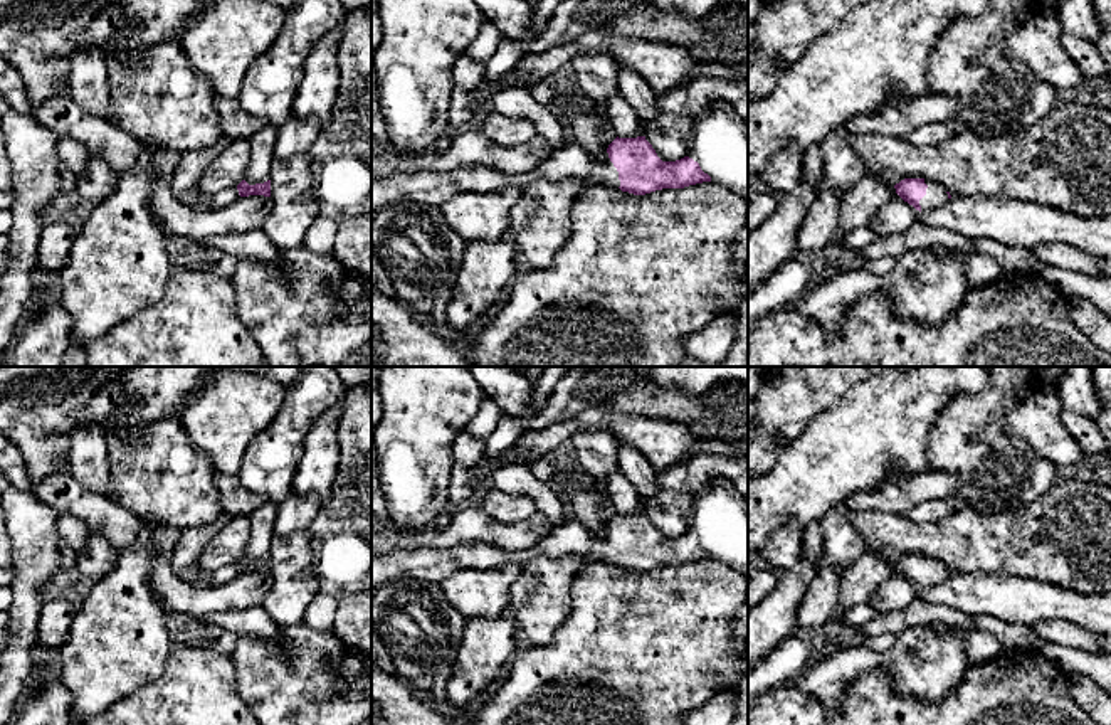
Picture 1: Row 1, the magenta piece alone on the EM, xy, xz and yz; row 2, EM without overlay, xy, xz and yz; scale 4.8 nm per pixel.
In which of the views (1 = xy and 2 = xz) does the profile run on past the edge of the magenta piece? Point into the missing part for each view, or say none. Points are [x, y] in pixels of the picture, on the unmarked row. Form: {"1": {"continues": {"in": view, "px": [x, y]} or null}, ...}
{"1": {"continues": null}, "2": {"continues": {"in": "xz", "px": [572, 537]}}}

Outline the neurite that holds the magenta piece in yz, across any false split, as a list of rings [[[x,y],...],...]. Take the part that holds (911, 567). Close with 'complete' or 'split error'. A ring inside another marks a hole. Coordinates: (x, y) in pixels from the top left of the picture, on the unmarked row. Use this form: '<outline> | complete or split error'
[[[904,555],[894,565],[904,579],[919,589],[943,584],[951,575],[941,560],[924,555]]] | split error

